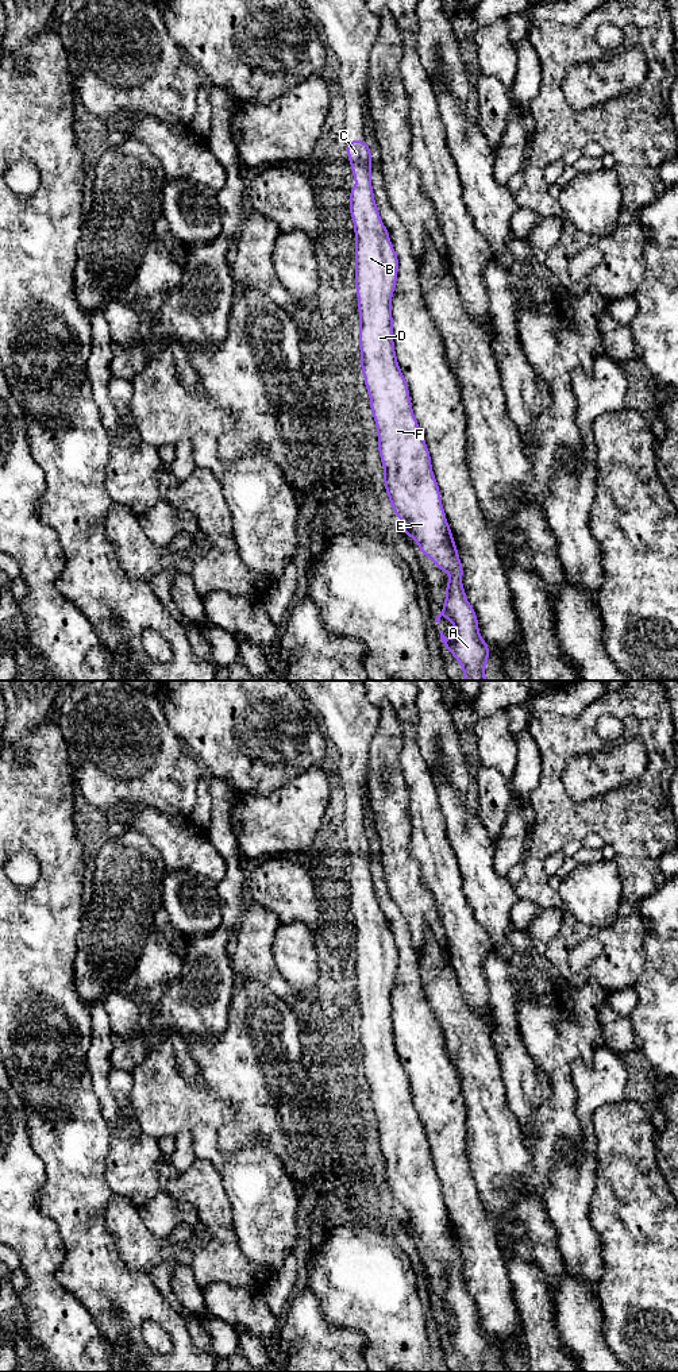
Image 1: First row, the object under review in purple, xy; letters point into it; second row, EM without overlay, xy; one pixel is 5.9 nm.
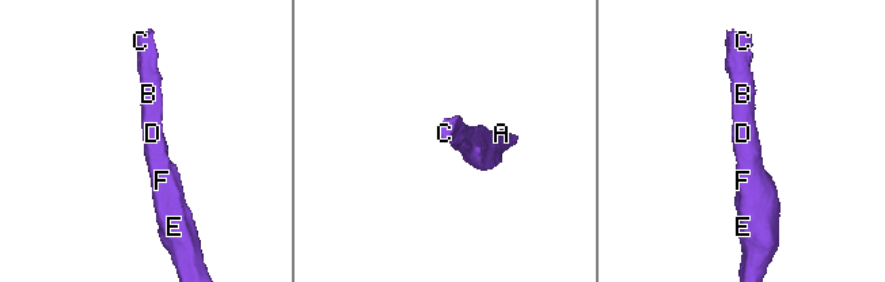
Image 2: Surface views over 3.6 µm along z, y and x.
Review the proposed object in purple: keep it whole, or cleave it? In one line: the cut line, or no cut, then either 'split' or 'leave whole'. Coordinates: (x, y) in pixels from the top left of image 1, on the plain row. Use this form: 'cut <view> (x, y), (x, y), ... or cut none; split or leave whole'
cut none; leave whole

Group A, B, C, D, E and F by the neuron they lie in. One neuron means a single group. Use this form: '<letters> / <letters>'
A B C D E F

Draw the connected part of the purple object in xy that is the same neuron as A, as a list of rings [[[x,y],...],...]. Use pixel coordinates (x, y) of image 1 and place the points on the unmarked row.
[[[346,832],[346,844],[351,864],[357,878],[350,879],[348,903],[354,913],[355,925],[355,978],[359,1005],[359,1043],[361,1043],[361,1061],[365,1070],[365,1078],[370,1088],[370,1102],[375,1113],[378,1128],[378,1145],[381,1148],[382,1159],[385,1161],[384,1176],[392,1202],[398,1207],[404,1225],[411,1228],[417,1236],[423,1246],[429,1249],[435,1257],[450,1265],[450,1272],[446,1276],[446,1291],[442,1303],[435,1310],[436,1314],[444,1307],[455,1319],[455,1327],[446,1330],[442,1322],[440,1331],[443,1340],[451,1342],[452,1349],[458,1352],[463,1361],[463,1372],[486,1372],[485,1357],[489,1352],[489,1336],[479,1326],[478,1310],[474,1299],[469,1295],[462,1276],[463,1259],[458,1248],[458,1240],[452,1230],[451,1219],[447,1214],[444,1200],[442,1198],[440,1182],[432,1163],[431,1145],[427,1140],[424,1128],[420,1122],[419,1114],[412,1102],[412,1092],[409,1088],[408,1075],[401,1064],[397,1053],[393,1032],[393,1007],[392,1007],[392,988],[397,975],[398,948],[390,933],[388,920],[382,916],[374,883],[371,879],[371,849],[373,845],[366,832]]]

